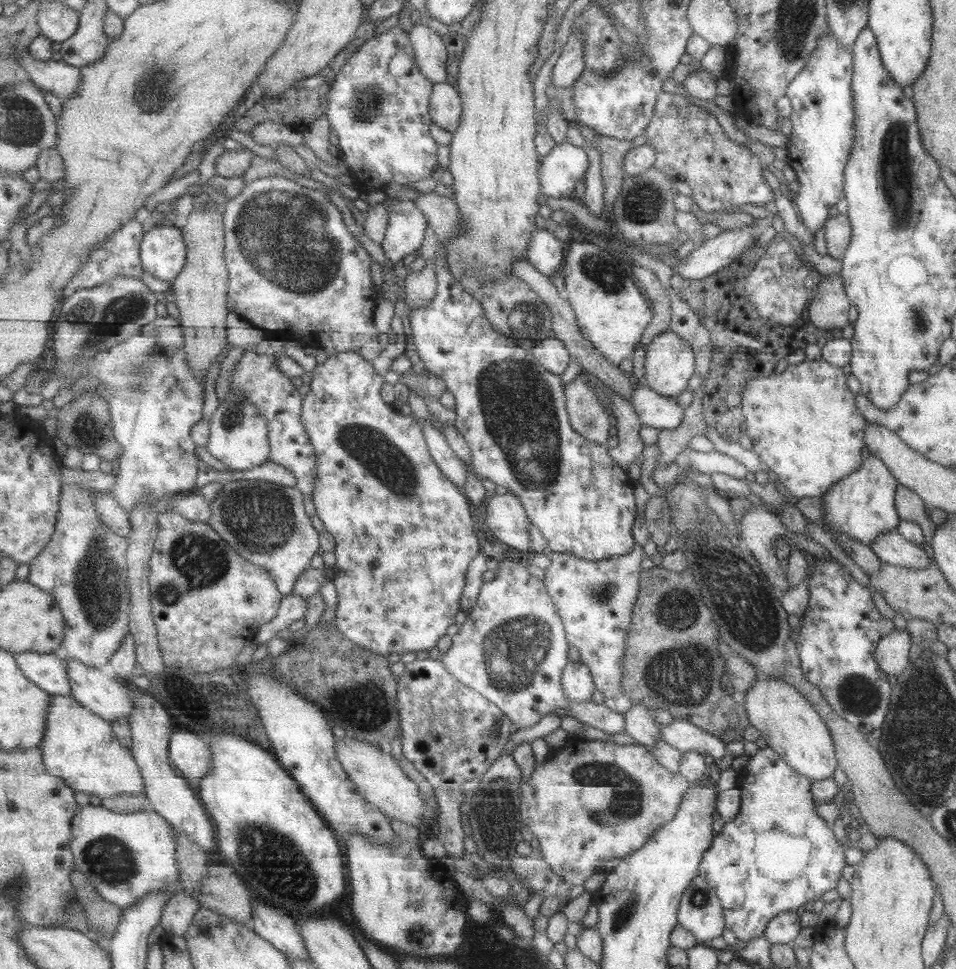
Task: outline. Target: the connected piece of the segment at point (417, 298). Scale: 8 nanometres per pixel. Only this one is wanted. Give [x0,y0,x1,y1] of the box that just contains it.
[406,262,439,308]

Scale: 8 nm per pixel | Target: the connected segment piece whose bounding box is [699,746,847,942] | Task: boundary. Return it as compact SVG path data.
M766 746L765 748L758 748L754 756L749 756L748 764L743 767L740 771L738 770L736 777L736 787L740 790L741 793L741 809L738 813L738 816L735 816L732 821L726 823L721 832L714 836L712 839L712 844L710 848L704 852L702 856L702 862L699 866L699 876L706 879L706 882L714 888L714 892L718 895L720 899L724 918L725 918L725 928L729 928L730 931L736 935L738 940L748 942L762 936L765 934L765 929L767 924L775 916L782 914L786 911L796 911L800 906L805 906L810 900L820 900L824 893L828 890L835 889L838 886L838 881L842 877L842 871L847 865L845 850L846 846L840 844L837 841L837 837L834 835L832 830L832 825L826 822L822 817L818 815L816 804L814 803L811 787L814 782L812 778L796 772L786 760L784 760L781 755L776 752L773 748Z

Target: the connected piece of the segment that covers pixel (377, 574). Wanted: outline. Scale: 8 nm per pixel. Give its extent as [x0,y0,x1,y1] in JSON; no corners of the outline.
[302,351,487,655]

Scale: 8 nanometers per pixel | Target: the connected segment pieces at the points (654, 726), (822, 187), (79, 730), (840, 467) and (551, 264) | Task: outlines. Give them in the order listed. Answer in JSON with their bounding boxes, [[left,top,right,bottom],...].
[[623,704,662,747],[785,31,856,238],[42,696,147,800],[742,357,866,498],[528,229,569,277]]

